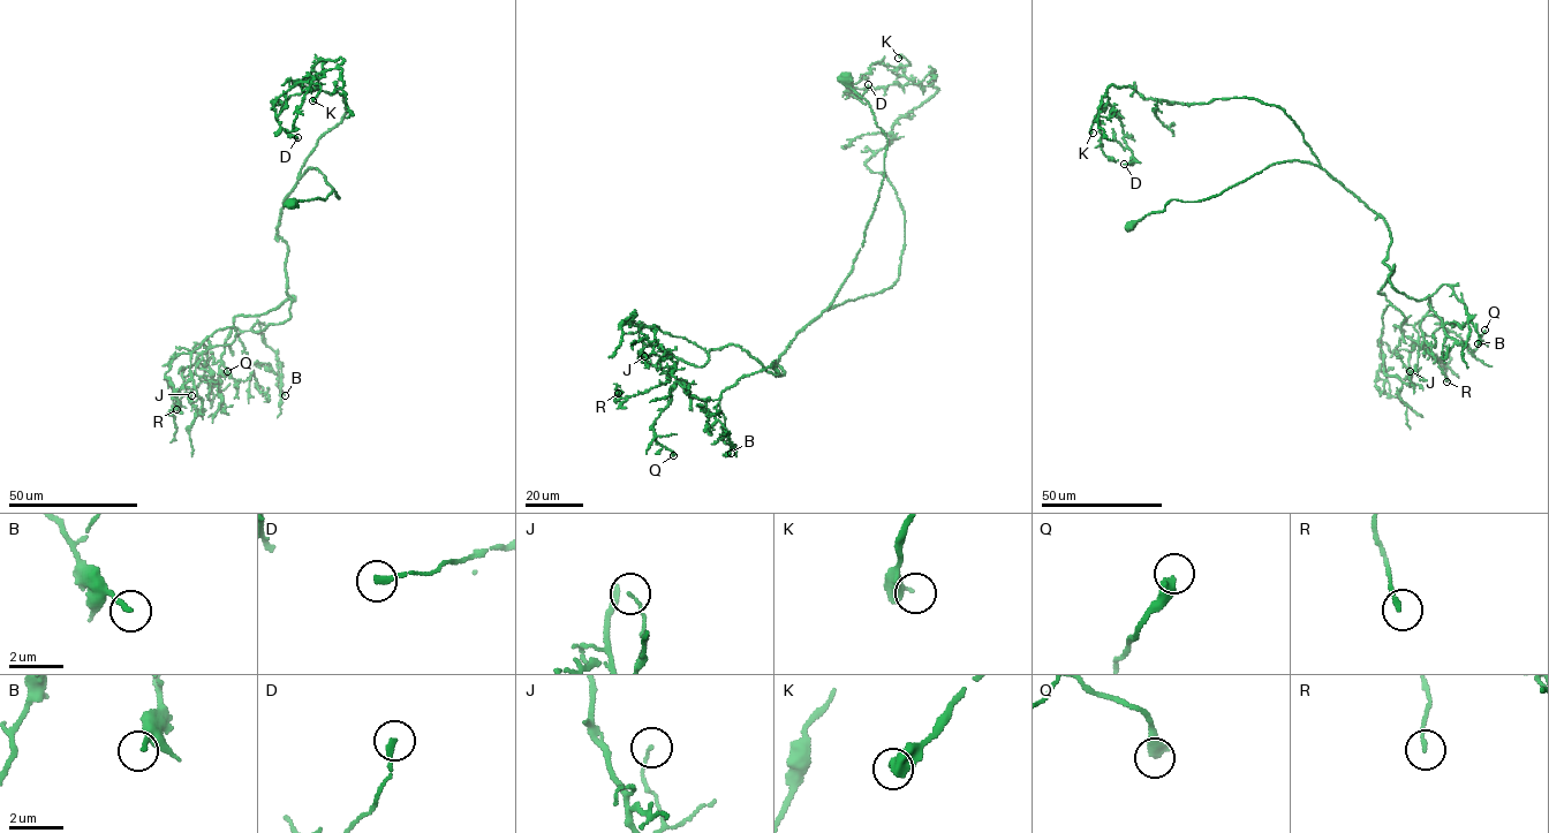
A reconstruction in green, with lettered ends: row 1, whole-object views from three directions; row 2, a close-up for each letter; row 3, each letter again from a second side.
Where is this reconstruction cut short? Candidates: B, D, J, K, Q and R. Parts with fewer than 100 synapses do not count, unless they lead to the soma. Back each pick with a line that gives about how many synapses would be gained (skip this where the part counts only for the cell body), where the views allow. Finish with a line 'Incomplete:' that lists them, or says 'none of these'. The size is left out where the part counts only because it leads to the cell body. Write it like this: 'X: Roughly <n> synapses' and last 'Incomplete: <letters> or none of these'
Incomplete: none of these

